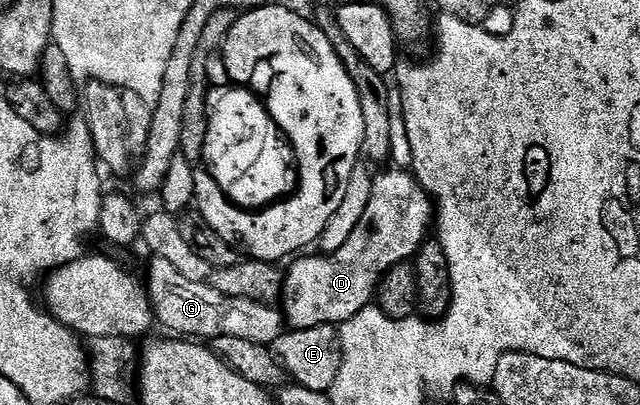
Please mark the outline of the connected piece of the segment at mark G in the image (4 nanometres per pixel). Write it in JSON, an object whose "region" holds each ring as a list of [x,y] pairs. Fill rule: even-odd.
{"region":[[[158,257],[148,266],[148,298],[152,301],[152,312],[160,322],[176,336],[187,336],[192,340],[211,340],[218,336],[238,336],[241,340],[254,340],[254,344],[271,347],[280,334],[285,333],[284,315],[276,306],[258,304],[254,300],[242,300],[222,296],[208,282],[186,280],[170,260]]]}

